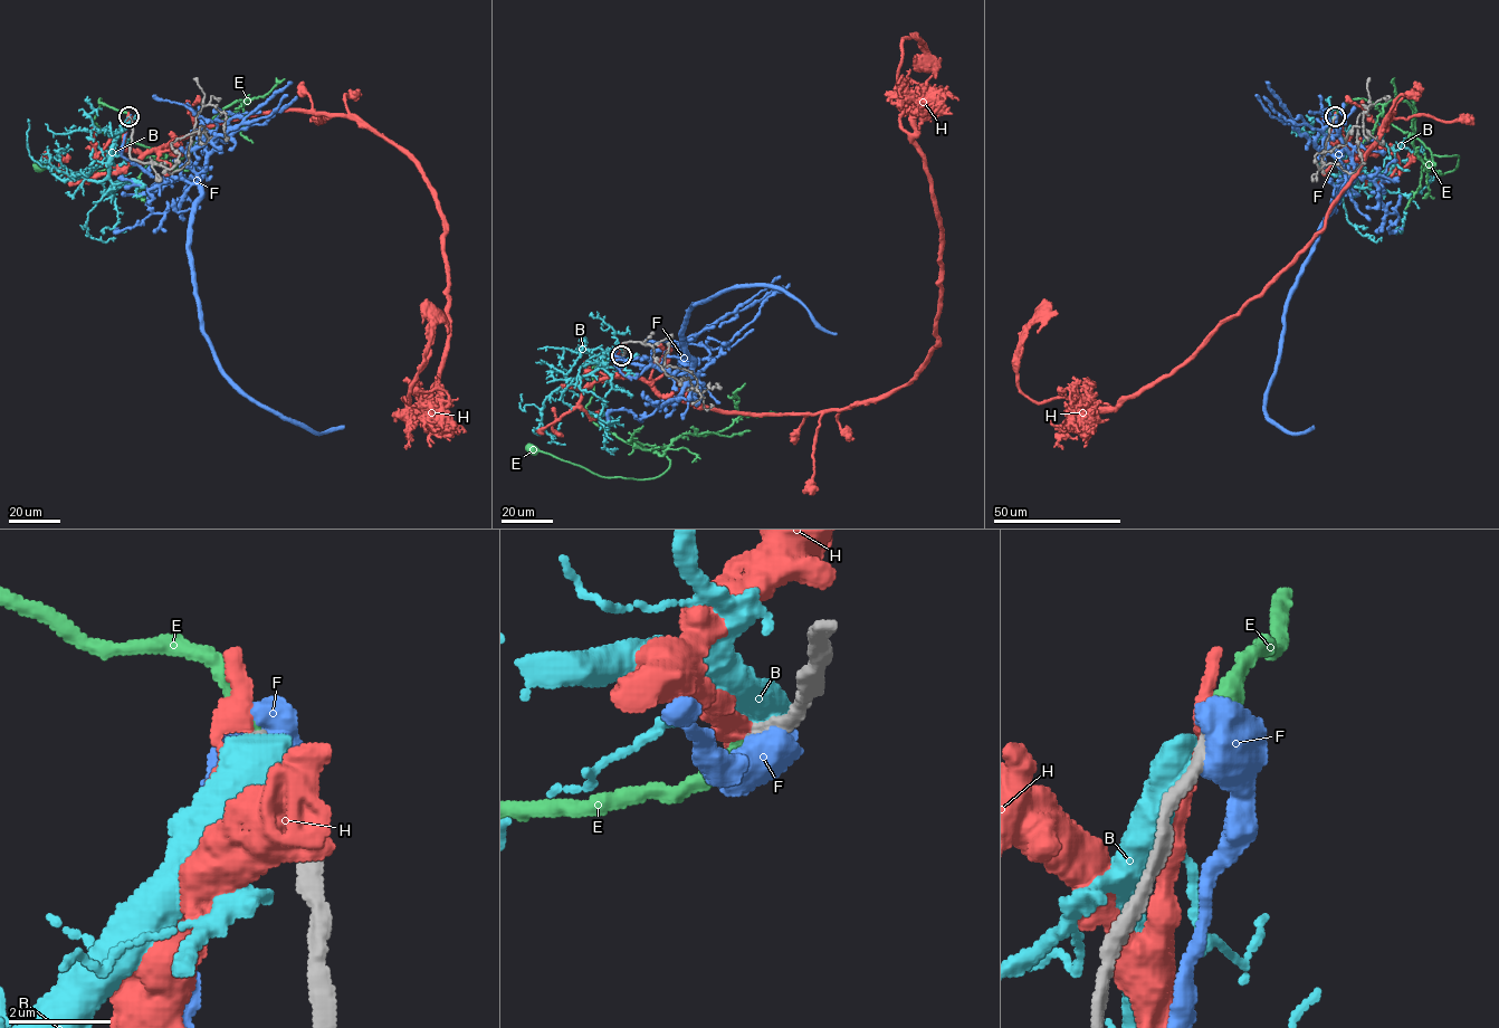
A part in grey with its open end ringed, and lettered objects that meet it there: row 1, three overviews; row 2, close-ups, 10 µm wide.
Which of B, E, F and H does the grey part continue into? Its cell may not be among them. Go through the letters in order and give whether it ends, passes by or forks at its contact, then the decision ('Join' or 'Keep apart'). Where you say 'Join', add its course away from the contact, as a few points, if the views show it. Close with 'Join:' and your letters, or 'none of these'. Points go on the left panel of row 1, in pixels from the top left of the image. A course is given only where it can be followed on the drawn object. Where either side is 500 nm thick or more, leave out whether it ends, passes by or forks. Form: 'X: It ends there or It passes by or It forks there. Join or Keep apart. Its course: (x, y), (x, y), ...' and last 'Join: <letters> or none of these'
B: Keep apart
E: It ends there. Join. Its course: (130, 116), (99, 98), (93, 121), (102, 131), (178, 156), (144, 156), (129, 165), (82, 174), (40, 169)
F: Keep apart
H: It passes by. Keep apart
Join: E

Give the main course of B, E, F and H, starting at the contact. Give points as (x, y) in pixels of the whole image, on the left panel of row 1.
B: (130, 117), (111, 155), (110, 173), (101, 181), (76, 173), (60, 180), (34, 160), (27, 141), (29, 120)
E: (130, 116), (99, 98), (93, 121), (102, 131), (178, 156), (144, 156), (129, 165), (82, 174), (40, 169)
F: (130, 117), (122, 155), (199, 188), (189, 260), (218, 367), (316, 432), (344, 426)
H: (129, 116), (140, 153), (288, 111), (392, 140), (447, 266), (448, 350), (412, 407), (430, 312)

